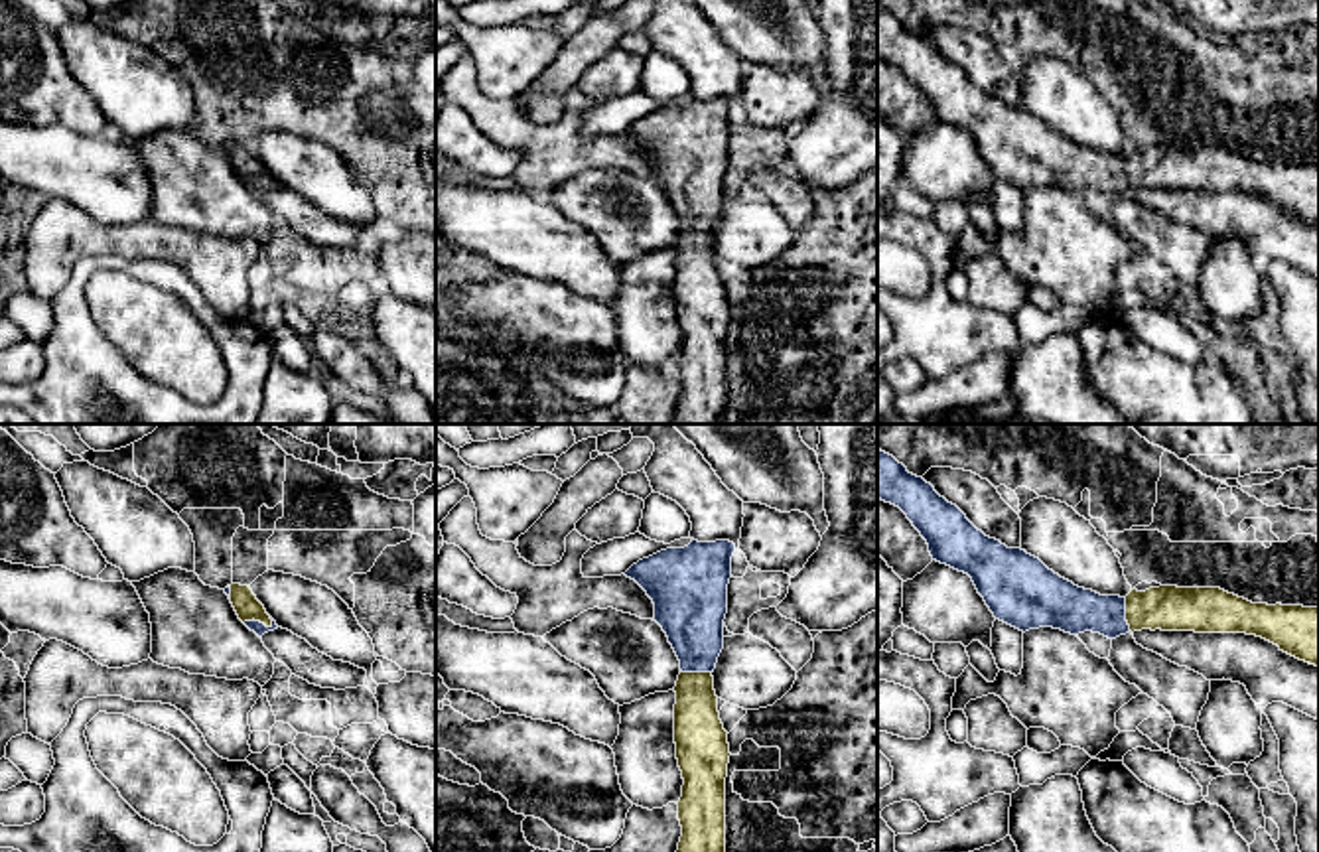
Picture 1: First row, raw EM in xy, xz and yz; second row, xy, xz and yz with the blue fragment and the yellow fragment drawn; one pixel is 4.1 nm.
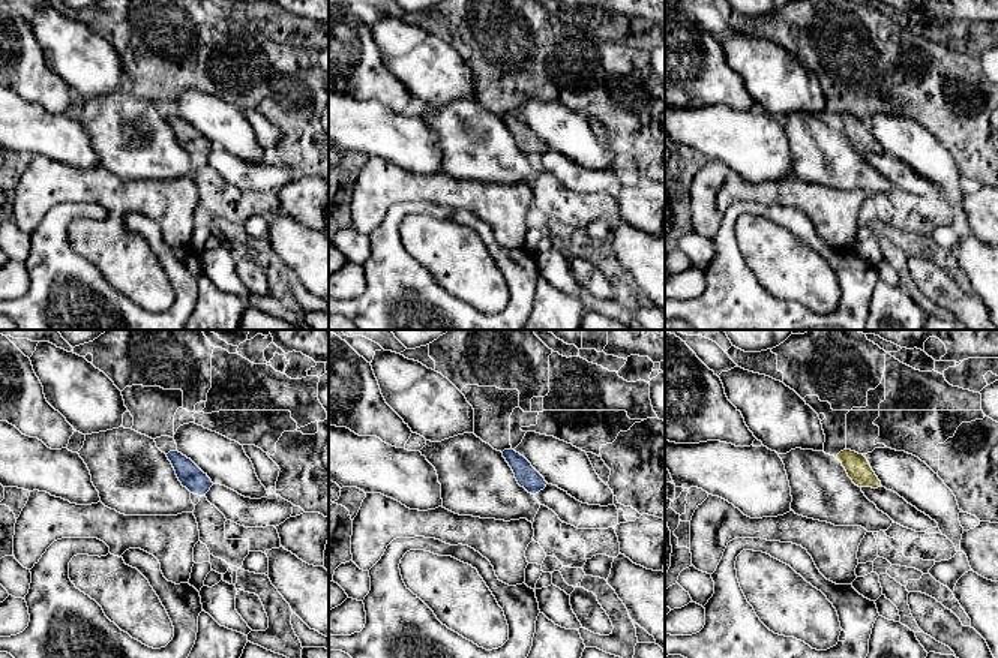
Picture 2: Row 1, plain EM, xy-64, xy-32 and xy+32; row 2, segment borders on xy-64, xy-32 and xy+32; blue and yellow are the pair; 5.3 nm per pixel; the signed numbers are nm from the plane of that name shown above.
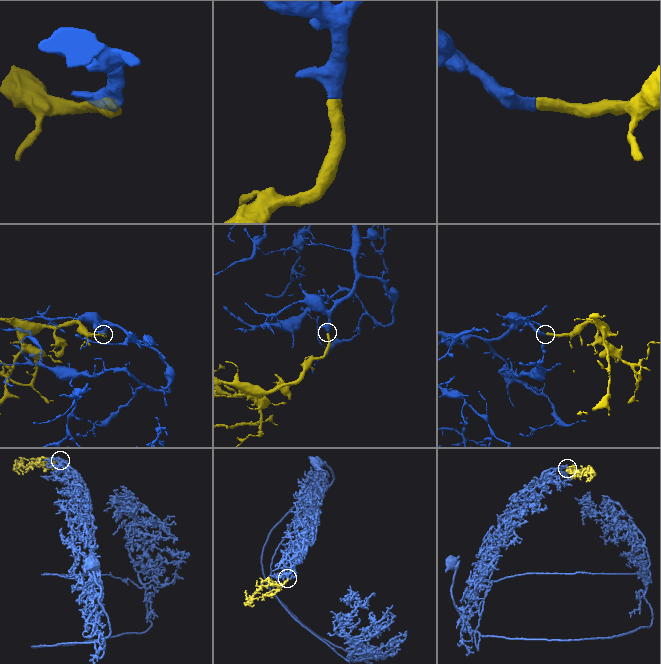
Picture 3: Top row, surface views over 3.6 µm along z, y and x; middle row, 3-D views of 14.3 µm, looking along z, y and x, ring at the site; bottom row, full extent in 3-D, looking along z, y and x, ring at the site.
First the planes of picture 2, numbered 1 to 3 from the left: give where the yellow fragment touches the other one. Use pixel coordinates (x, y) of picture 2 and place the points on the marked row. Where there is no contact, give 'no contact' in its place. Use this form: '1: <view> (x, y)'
1: no contact
2: no contact
3: no contact

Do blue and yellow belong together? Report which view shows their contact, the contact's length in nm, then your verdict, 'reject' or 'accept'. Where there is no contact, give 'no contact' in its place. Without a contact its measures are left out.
xy | 130 nm | accept

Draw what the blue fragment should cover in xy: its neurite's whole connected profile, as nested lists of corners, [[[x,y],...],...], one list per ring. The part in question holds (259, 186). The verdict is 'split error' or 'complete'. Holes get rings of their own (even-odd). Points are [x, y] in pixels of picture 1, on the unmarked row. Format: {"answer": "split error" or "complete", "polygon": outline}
{"answer": "split error", "polygon": [[[231,142],[225,146],[225,152],[229,154],[239,178],[258,195],[278,187],[276,179],[266,172],[264,164],[248,144]]]}

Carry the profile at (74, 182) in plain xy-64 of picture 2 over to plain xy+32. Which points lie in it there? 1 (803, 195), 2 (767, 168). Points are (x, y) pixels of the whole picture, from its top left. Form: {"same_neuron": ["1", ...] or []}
{"same_neuron": ["1"]}

